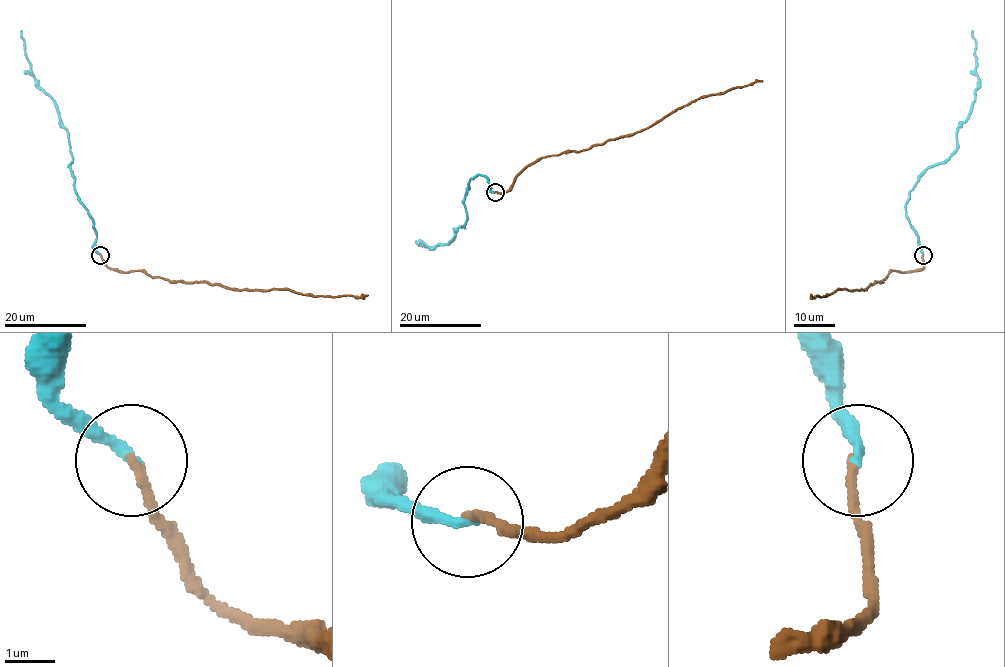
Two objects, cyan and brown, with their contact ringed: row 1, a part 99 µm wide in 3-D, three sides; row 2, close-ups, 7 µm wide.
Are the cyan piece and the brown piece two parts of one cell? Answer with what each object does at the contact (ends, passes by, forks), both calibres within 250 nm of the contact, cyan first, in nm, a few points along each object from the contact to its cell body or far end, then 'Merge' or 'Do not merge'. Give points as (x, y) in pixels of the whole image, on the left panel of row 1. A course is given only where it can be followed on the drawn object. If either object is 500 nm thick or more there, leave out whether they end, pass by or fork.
At the ring cyan ends. At the ring brown ends. Thickness 220 nm (cyan) against 170 nm. Course of cyan: (101, 255), (94, 249), (93, 220), (75, 190), (67, 130), (56, 104), (31, 70), (22, 30). Course of brown: (101, 255), (112, 268), (141, 270), (168, 281), (209, 282), (239, 290), (287, 289), (318, 296), (367, 295). Merge

